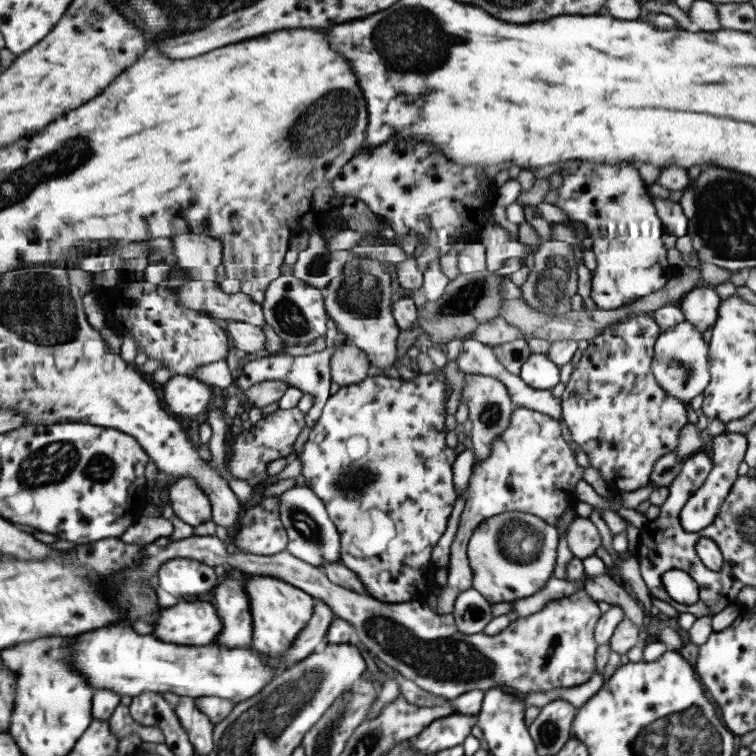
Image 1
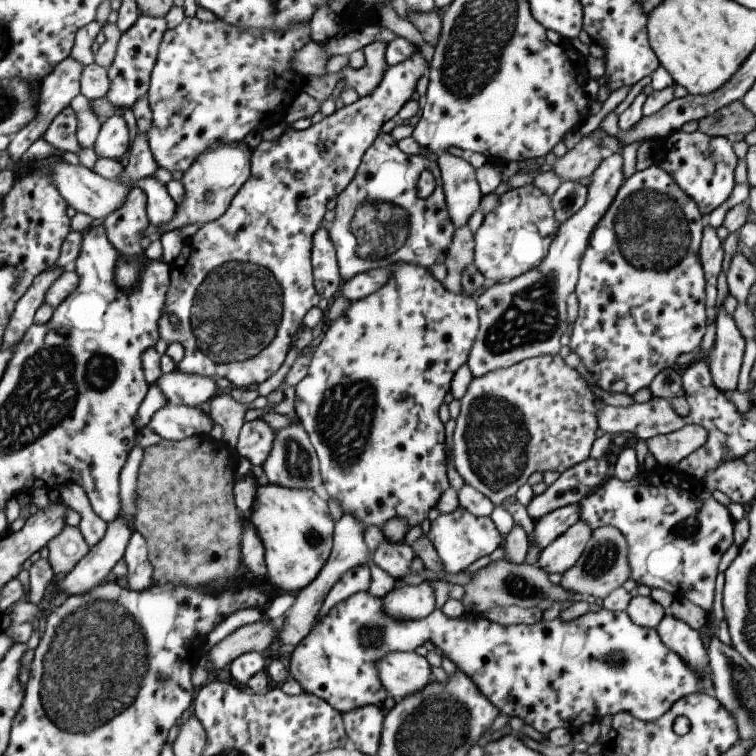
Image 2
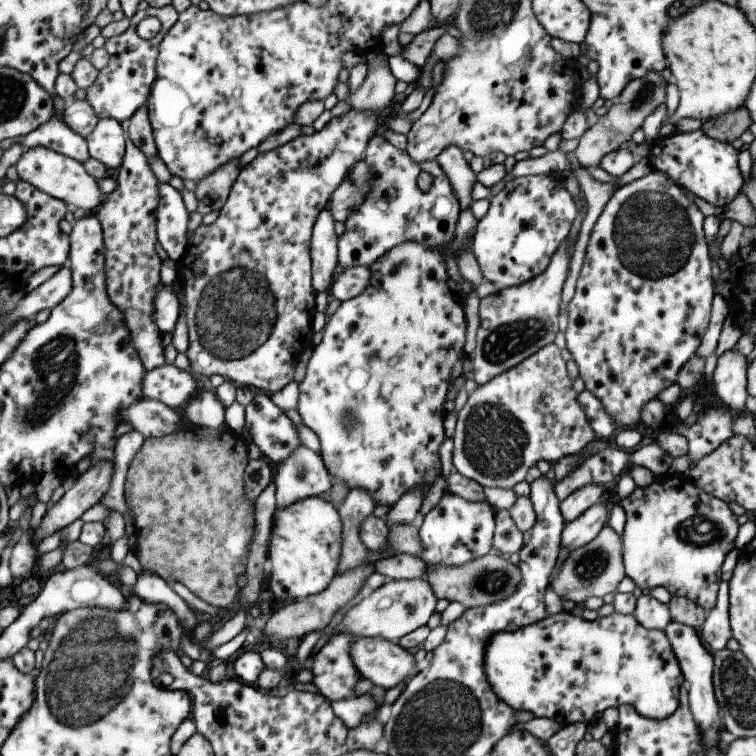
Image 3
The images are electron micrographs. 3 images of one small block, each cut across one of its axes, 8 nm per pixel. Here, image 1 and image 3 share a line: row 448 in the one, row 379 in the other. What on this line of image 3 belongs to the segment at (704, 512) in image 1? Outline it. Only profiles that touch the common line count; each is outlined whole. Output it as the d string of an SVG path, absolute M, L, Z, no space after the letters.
M735 349L724 351L717 357L712 372L713 392L723 406L732 412L745 412L746 391L746 358Z

